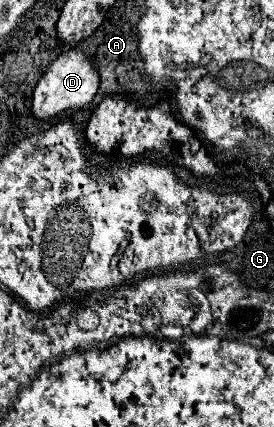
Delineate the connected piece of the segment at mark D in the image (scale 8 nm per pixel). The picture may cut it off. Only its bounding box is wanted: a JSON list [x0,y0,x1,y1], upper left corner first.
[33,50,99,120]

